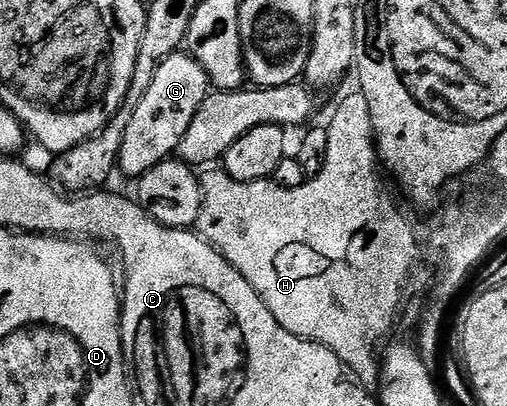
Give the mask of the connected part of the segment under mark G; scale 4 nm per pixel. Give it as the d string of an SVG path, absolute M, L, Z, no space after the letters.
M181 50L171 53L159 66L155 78L151 78L151 87L147 89L147 94L143 94L139 106L135 106L135 114L131 114L117 159L119 172L139 178L147 174L147 170L157 168L159 162L170 159L176 153L183 134L187 134L191 118L195 118L210 91L209 79L199 62Z

